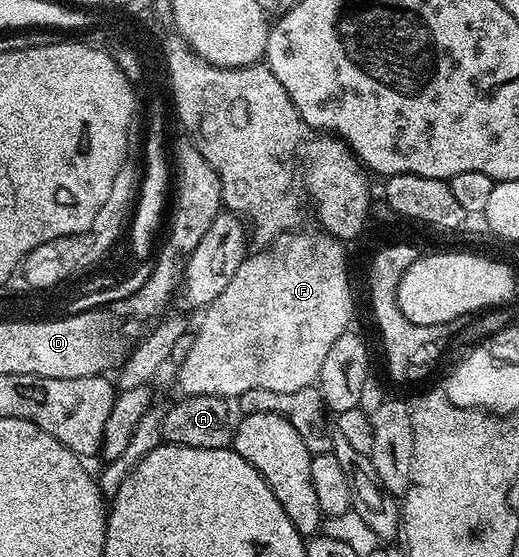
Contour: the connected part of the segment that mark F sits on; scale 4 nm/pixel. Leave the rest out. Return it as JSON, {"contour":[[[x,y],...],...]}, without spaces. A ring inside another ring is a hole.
{"contour":[[[295,229],[278,235],[265,249],[247,254],[236,269],[236,277],[228,281],[228,289],[201,312],[198,331],[193,332],[194,344],[188,357],[177,364],[178,387],[183,396],[218,395],[227,401],[248,393],[248,389],[272,389],[272,393],[296,393],[296,389],[313,387],[324,366],[324,357],[336,337],[351,326],[354,295],[350,292],[350,271],[346,268],[346,251],[333,235],[313,235]]]}

